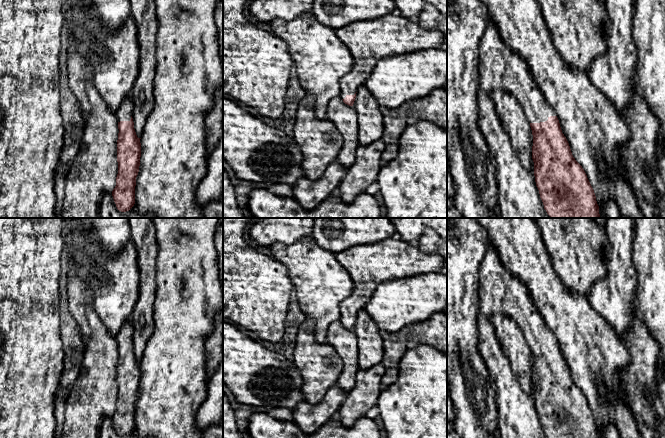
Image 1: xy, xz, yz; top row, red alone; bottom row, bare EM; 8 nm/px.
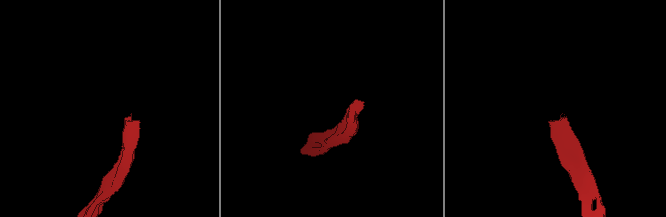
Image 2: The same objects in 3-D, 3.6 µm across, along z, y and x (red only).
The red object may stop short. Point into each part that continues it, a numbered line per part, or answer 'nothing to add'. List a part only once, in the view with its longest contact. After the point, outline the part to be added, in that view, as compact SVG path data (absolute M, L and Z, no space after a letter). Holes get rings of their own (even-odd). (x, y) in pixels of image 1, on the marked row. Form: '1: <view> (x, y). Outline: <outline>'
1: yz (499, 68). Outline: M492 23L488 24L480 41L478 75L478 126L488 145L496 174L500 218L551 218L544 209L535 176L523 165L517 150L513 147L511 138L496 113L490 94L495 90L503 90L513 95L523 107L530 123L545 122L556 114L545 101L527 62L504 43L499 30Z

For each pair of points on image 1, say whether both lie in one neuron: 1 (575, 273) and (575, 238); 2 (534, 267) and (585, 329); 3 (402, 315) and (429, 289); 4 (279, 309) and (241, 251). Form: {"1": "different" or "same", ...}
{"1": "same", "2": "same", "3": "same", "4": "same"}

